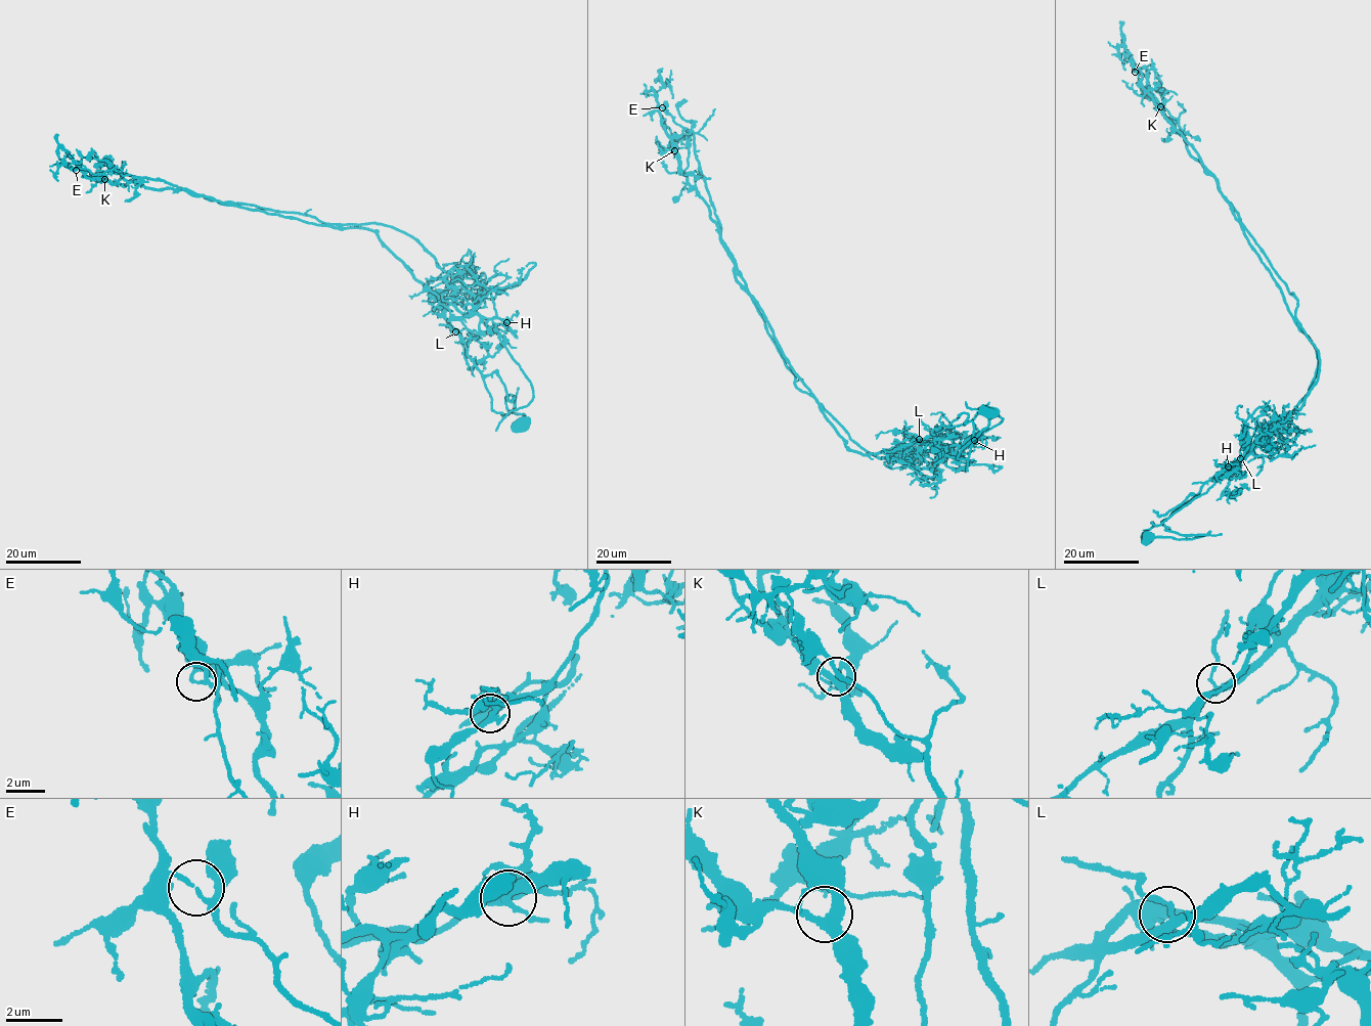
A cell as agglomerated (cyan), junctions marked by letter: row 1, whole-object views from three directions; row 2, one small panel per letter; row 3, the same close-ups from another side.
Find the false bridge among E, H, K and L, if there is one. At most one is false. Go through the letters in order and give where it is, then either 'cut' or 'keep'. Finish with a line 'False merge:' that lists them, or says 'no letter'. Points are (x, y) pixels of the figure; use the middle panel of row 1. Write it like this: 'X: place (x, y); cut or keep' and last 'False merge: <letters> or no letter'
E: place (662, 107); cut
H: place (974, 440); keep
K: place (674, 150); keep
L: place (919, 439); keep
False merge: E

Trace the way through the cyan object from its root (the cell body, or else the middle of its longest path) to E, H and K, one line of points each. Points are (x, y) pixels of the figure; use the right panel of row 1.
E: (1148, 538), (1208, 533), (1175, 533), (1161, 523), (1302, 400), (1318, 358), (1213, 176), (1142, 91), (1134, 72)
H: (1148, 538), (1191, 539), (1208, 533), (1175, 533), (1161, 523), (1250, 447), (1241, 461), (1228, 466)
K: (1148, 538), (1208, 533), (1161, 523), (1302, 400), (1318, 358), (1213, 176), (1160, 106)

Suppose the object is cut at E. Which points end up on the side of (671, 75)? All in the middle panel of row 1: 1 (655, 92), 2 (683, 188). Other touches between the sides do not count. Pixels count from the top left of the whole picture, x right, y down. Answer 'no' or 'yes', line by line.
1: yes
2: yes

